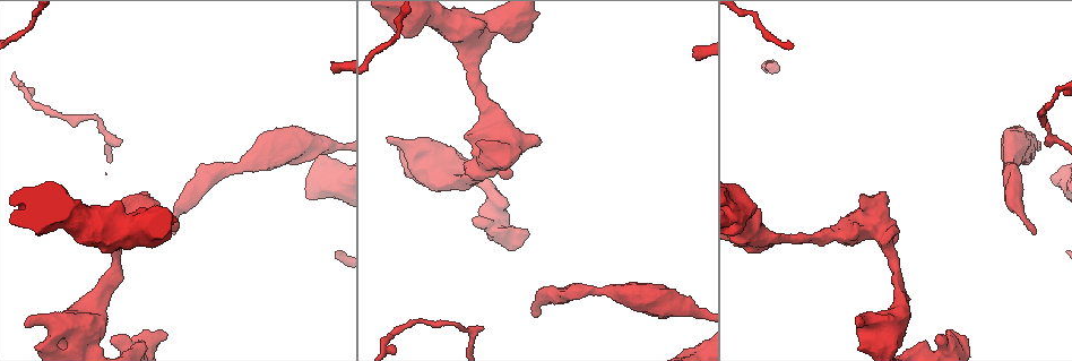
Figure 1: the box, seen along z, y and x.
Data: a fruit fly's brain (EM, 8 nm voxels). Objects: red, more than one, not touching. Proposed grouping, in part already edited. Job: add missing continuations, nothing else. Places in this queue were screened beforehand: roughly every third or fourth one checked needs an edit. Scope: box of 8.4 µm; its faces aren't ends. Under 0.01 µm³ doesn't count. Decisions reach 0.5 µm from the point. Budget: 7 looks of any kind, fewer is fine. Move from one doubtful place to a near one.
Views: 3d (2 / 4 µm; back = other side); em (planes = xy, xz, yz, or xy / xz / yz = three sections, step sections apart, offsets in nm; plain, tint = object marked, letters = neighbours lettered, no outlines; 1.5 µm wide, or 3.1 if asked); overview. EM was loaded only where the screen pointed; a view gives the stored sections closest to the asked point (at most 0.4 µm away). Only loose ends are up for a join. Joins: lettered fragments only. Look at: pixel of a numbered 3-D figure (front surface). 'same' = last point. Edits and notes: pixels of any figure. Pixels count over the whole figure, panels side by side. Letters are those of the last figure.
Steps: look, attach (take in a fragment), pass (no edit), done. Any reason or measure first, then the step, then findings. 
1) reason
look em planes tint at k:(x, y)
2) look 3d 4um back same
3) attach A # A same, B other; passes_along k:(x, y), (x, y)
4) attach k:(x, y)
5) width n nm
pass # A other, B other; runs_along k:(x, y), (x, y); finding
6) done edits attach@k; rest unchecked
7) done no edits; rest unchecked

end of a long branch
look em xz step 8 tint at 1:(172, 233)

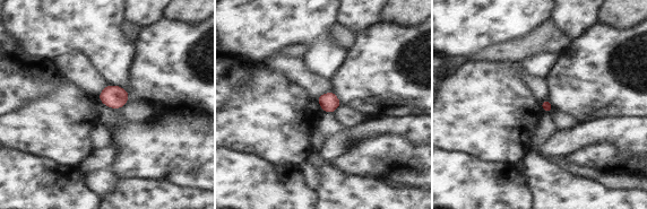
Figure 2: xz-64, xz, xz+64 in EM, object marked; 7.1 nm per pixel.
what lies round it
look em xz step 8 letters same

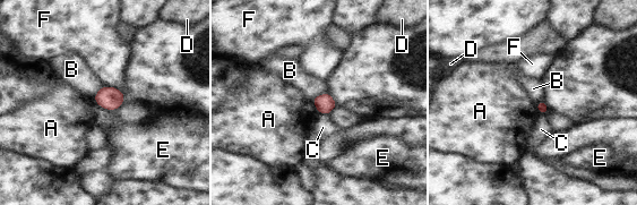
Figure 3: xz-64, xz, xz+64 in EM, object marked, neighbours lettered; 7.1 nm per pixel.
pass # A other, B other, C other, D other, E other, F other; border 3:(310, 100), (319, 114); none of them fits

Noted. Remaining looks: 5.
stops while still wide
look 3d 4um at 1:(178, 222)

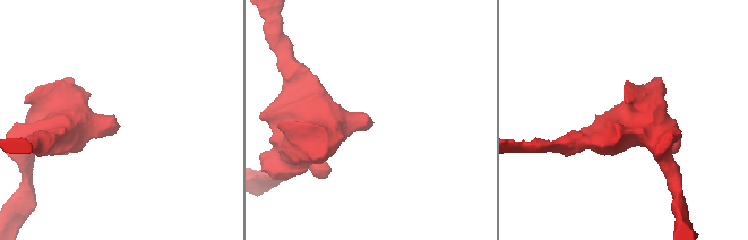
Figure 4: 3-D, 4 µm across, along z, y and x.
now the EM
look em xz step 8 letters at 4:(112, 121)

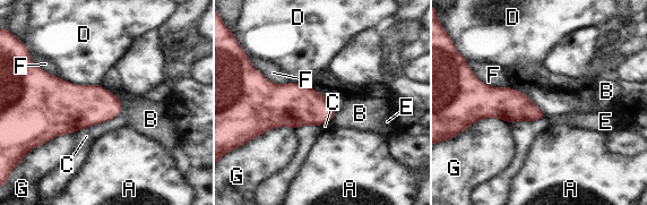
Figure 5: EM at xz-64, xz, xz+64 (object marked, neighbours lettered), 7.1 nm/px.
width 260 nm
pass # A other, B other, C other, D other, E other, F other, G other; border 5:(118, 95), (117, 116), (75, 131); none of them fits

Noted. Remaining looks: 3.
an open end
look em planes plain at 1:(465, 138)

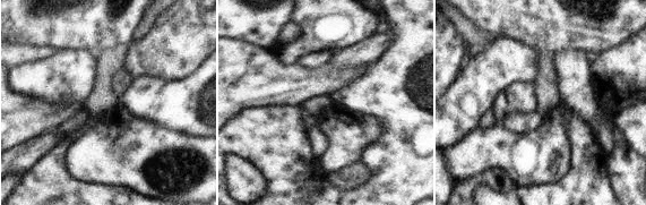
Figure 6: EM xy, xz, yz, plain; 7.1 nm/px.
what lies round it
look em planes letters same

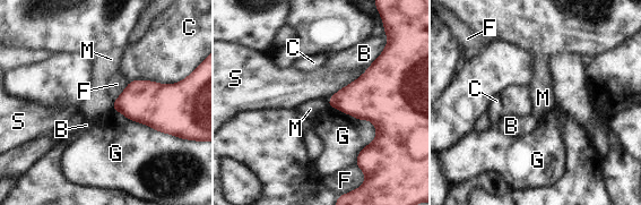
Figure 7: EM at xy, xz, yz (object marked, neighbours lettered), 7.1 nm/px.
pass # B other, C other, F other, G other, M other, S other; border 7:(113, 101), (111, 109); none of them fits

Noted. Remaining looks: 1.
done no edits; rest unchecked

